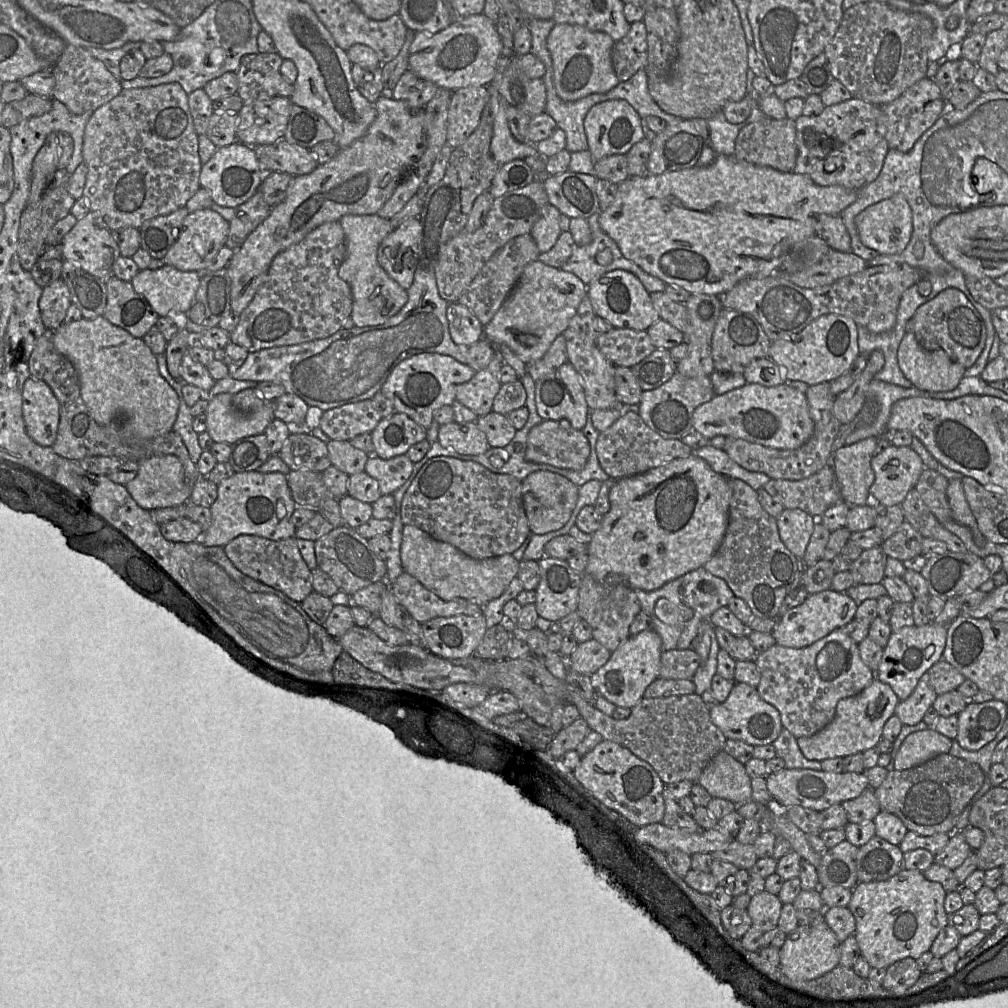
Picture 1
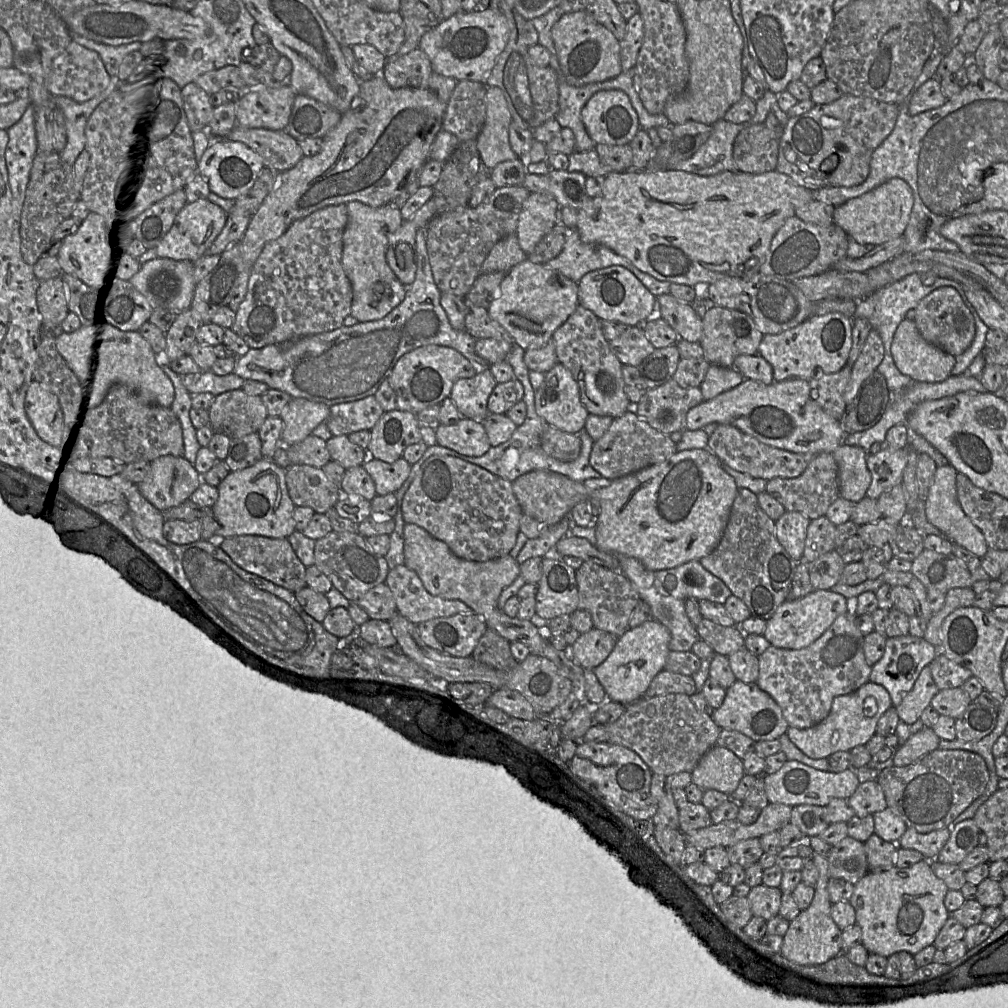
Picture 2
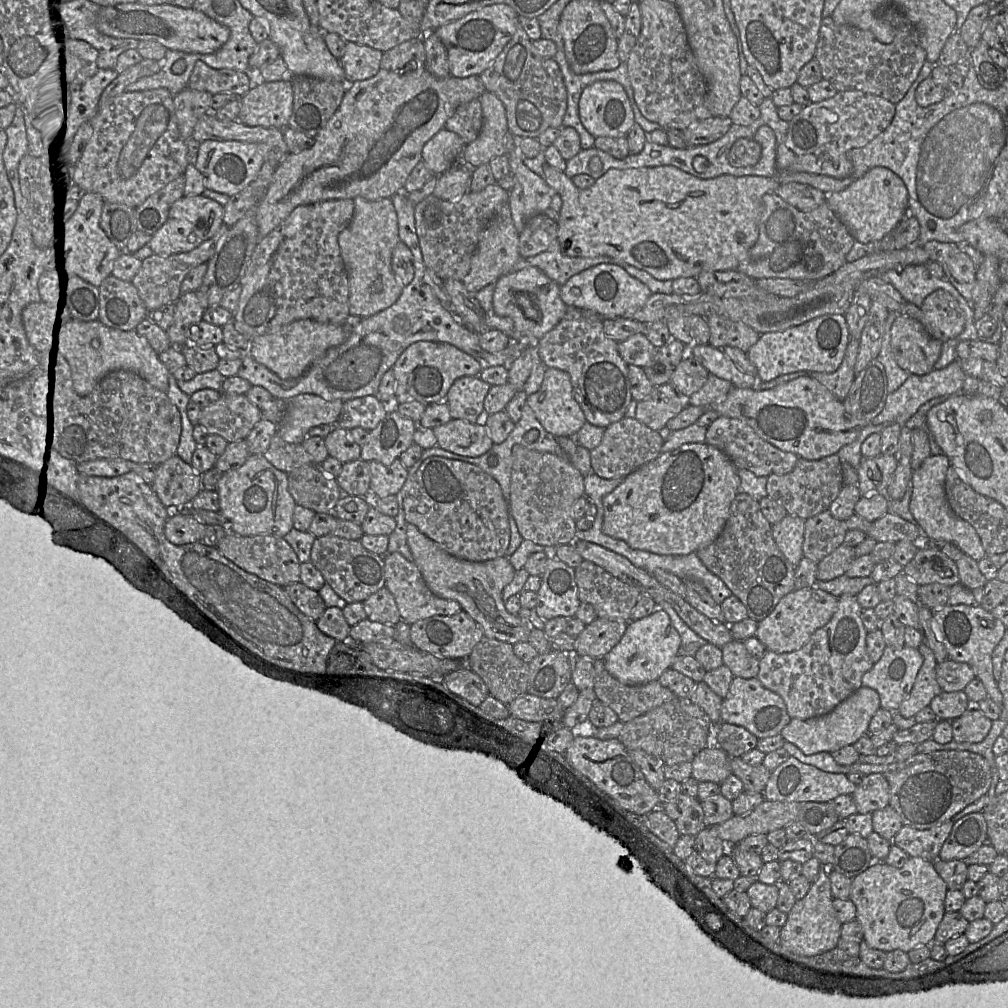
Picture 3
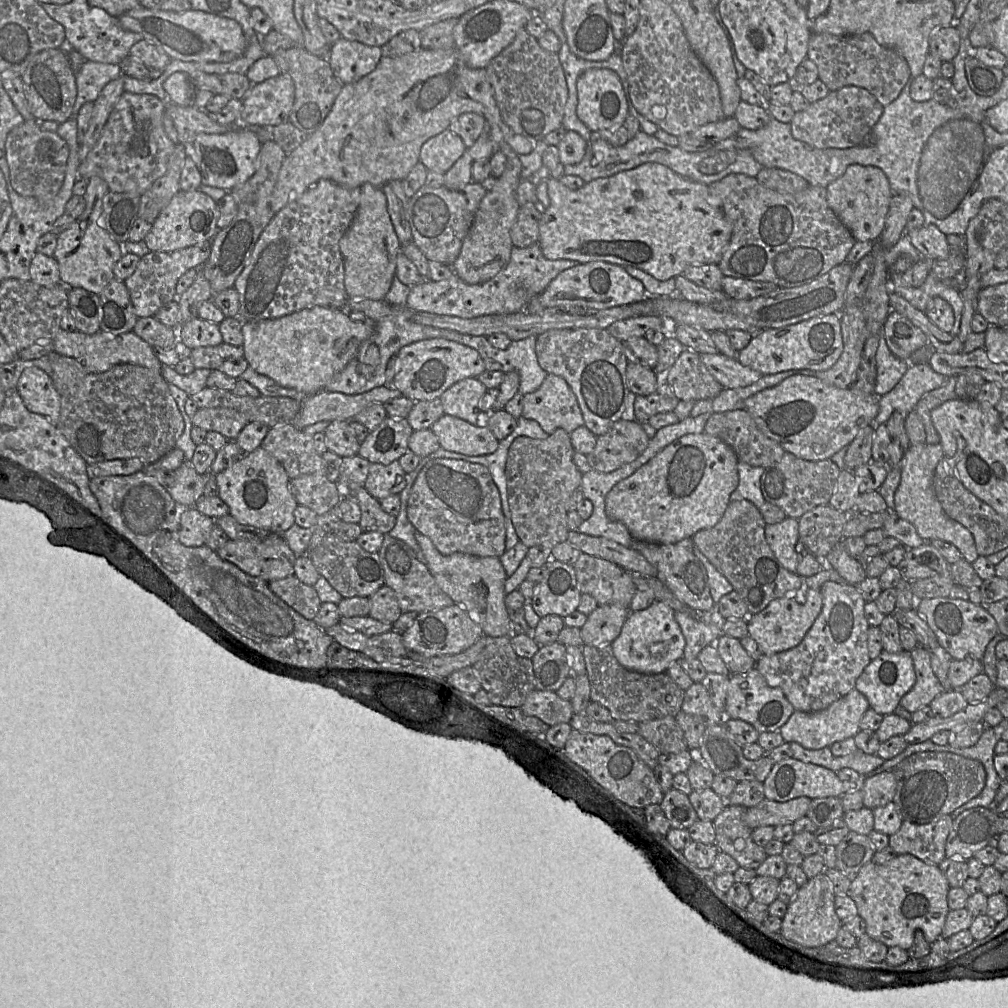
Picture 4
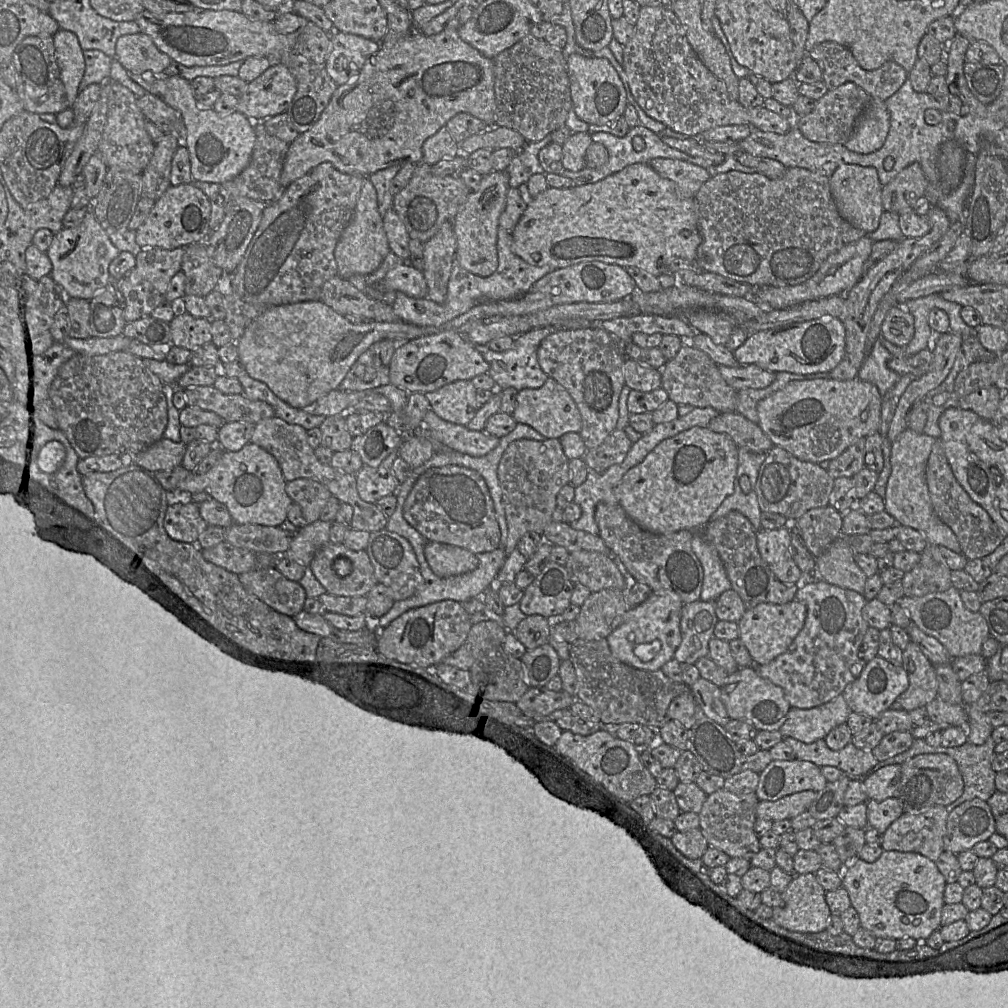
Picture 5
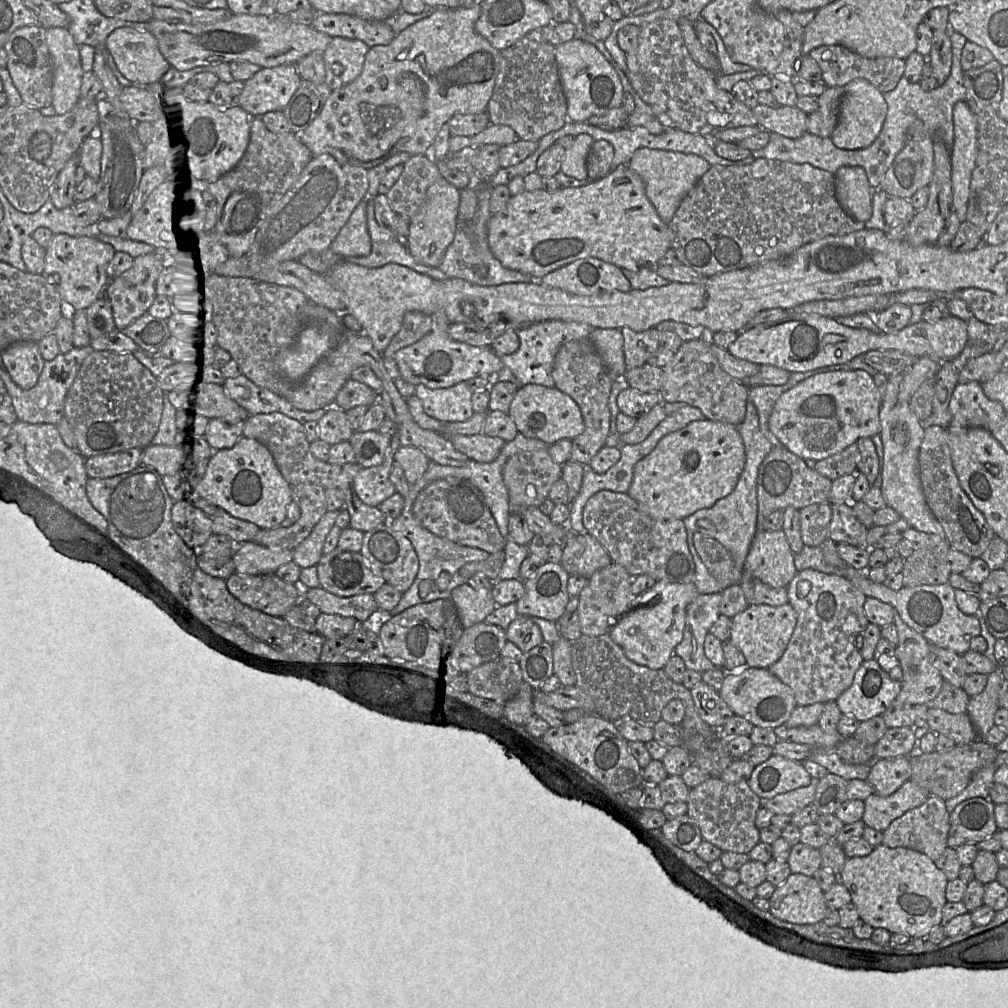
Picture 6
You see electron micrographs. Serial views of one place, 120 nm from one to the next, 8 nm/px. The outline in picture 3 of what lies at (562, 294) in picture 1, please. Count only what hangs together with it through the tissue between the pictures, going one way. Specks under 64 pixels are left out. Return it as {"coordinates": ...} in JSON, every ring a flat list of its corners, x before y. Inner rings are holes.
{"coordinates":[[533,266,511,272,500,277,495,284,494,311,513,321,515,331,520,336,518,340,538,341,566,317,568,307,561,299,560,287]]}

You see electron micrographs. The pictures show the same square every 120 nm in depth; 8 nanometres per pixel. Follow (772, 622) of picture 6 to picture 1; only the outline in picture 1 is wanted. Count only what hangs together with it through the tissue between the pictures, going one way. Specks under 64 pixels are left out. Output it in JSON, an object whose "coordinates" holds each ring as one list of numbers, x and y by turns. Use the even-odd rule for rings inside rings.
{"coordinates":[[831,589,808,595,799,606,788,610,782,617,777,618,772,635,776,644,788,648,804,648,826,637,832,631,843,628,855,618,857,604,845,592]]}

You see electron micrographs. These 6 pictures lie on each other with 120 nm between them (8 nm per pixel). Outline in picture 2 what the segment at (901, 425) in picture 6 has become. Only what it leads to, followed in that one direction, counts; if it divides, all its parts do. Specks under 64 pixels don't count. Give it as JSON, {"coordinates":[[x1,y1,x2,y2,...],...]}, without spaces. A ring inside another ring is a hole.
{"coordinates":[[950,464,937,467,933,484,929,489,927,499,924,501,925,515,929,523,939,529,953,545,959,545,982,559,989,547,981,531,961,508,957,497,957,473,956,469]]}

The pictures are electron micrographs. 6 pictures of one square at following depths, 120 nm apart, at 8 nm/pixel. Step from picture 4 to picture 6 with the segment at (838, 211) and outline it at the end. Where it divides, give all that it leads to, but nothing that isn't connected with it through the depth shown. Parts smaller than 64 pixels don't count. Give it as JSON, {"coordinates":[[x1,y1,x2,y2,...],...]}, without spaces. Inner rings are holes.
{"coordinates":[[843,166,834,175,839,204,853,219,866,223,873,211,873,192,878,188,870,186,866,171,861,167]]}

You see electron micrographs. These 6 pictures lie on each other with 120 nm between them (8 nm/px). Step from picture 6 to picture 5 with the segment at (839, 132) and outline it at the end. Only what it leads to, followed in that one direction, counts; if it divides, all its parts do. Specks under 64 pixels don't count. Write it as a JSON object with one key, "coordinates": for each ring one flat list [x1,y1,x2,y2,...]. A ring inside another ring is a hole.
{"coordinates":[[872,98,858,118,845,147,853,152,869,154,879,150,888,135,890,114,885,102]]}

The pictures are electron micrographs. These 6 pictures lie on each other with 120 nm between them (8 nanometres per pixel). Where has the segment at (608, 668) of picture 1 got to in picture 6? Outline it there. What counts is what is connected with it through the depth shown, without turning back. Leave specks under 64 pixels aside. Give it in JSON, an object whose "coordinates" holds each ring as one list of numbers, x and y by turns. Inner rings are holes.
{"coordinates":[[656,581,652,588,632,599,623,616,613,622,609,635,622,648,629,660,650,669,663,669,674,654,675,647,682,641,687,607,698,595,699,592,694,583,679,584]]}

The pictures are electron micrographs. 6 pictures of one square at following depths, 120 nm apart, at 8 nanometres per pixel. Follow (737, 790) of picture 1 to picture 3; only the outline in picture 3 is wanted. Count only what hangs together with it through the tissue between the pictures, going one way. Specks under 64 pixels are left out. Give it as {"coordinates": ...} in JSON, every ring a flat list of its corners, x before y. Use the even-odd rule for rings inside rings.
{"coordinates":[[710,744,692,760,692,777,698,782,721,784,732,774,730,758,720,747]]}

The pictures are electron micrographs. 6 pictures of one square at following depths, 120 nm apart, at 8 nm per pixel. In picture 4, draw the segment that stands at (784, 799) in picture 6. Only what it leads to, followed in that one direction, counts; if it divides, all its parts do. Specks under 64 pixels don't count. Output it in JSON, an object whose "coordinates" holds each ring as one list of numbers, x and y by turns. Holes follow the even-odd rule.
{"coordinates":[[798,797,786,802,765,798,746,810,745,824,752,830,762,826,776,827,792,824,806,816,810,802,811,799,808,797]]}

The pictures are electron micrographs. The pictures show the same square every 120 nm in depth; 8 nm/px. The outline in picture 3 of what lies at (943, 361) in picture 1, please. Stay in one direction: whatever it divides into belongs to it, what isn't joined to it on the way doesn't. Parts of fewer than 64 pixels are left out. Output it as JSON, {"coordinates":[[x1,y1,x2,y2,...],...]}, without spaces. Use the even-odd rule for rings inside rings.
{"coordinates":[[898,316,891,327,891,351,898,366,911,374,925,375,935,369,942,342,928,334,923,325,908,316]]}

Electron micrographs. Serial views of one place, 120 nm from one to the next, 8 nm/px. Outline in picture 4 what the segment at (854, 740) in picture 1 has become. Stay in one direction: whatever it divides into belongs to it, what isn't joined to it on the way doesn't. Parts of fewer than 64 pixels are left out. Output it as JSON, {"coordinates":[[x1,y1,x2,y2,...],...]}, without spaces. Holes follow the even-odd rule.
{"coordinates":[[854,688,824,710,812,713,794,711,778,731,786,743,796,742,810,750,830,747,835,742,854,737,860,731,861,717,869,708,867,698]]}

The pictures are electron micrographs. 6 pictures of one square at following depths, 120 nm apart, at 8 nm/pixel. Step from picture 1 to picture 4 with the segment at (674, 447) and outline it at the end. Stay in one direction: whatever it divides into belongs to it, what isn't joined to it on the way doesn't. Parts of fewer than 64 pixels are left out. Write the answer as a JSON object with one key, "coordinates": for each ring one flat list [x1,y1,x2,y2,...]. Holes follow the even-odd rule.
{"coordinates":[[620,419,608,432,597,437,594,450,586,456,588,464,591,470,613,472,636,460,649,441,641,423]]}

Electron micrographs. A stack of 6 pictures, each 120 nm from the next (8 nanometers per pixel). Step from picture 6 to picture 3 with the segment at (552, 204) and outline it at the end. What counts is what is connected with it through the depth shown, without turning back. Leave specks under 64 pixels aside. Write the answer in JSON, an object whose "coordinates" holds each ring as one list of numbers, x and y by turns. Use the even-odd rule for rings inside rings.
{"coordinates":[[545,162,544,179,562,199,561,210,556,221,558,225,557,242,565,255,570,257,608,256,620,259,629,265,648,272,657,280,675,280,682,277,696,278,702,272,736,270,758,239,758,221,762,211,762,197,765,194,775,193,780,185,777,177,721,175,711,179,700,179,669,165,624,170,610,169,597,179,591,187,580,189,575,186,572,179,565,172,561,172]]}

